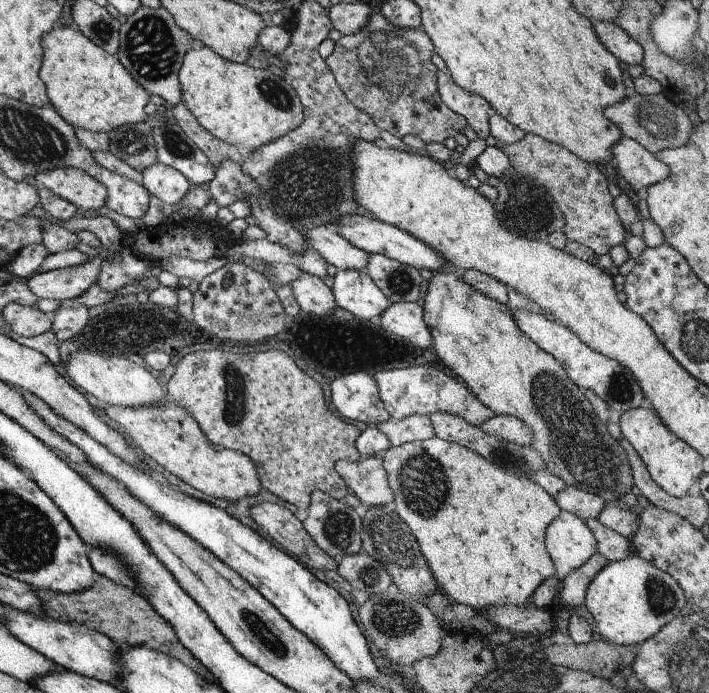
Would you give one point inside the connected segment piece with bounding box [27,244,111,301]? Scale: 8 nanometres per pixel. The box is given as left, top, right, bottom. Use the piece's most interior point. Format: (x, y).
(66, 283)

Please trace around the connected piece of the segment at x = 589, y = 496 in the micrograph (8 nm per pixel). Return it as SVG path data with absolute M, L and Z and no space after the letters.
M566 486L556 496L555 501L562 511L574 513L583 520L598 518L602 510L608 506L604 498L575 486Z

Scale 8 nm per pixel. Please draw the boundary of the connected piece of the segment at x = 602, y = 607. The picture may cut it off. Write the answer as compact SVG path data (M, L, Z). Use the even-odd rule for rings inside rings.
M634 552L619 561L610 561L598 573L587 588L584 602L598 624L598 632L600 632L598 636L625 648L652 638L675 615L680 614L686 603L684 591L673 576L656 568Z

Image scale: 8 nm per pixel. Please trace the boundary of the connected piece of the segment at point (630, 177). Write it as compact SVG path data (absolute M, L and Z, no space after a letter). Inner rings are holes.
M620 137L611 146L613 166L636 191L668 178L669 168L634 139Z

